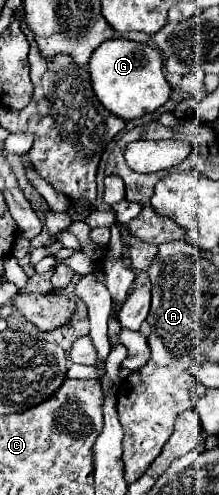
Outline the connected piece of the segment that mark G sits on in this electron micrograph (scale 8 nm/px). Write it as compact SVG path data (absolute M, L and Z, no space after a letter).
M111 39L99 45L89 61L91 85L97 99L117 117L131 121L147 113L153 113L167 103L171 87L163 73L163 59L159 49L147 43L135 43L127 39Z

